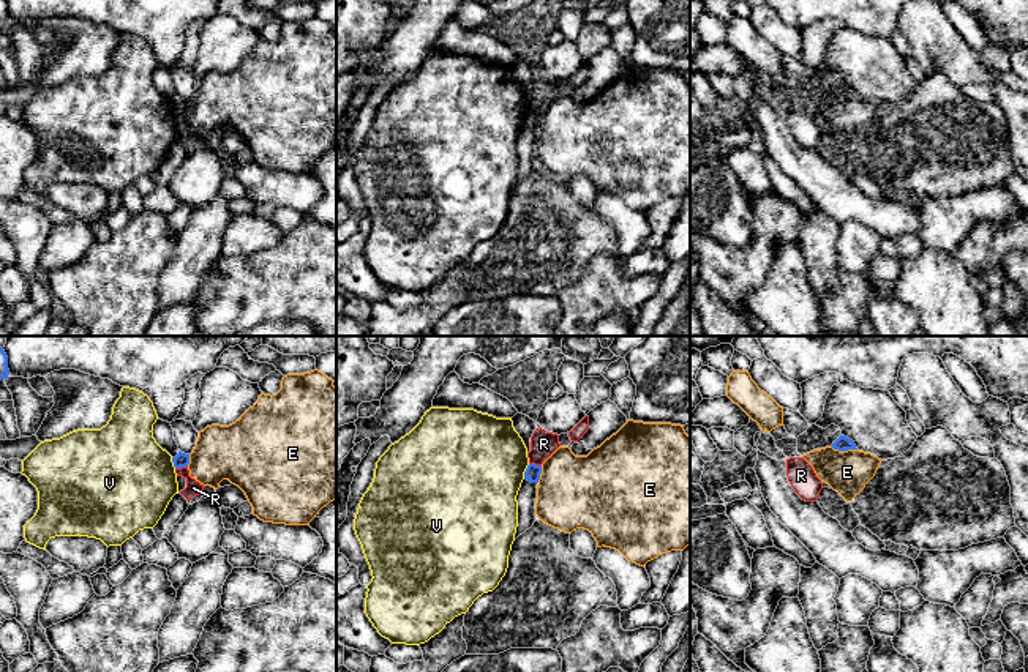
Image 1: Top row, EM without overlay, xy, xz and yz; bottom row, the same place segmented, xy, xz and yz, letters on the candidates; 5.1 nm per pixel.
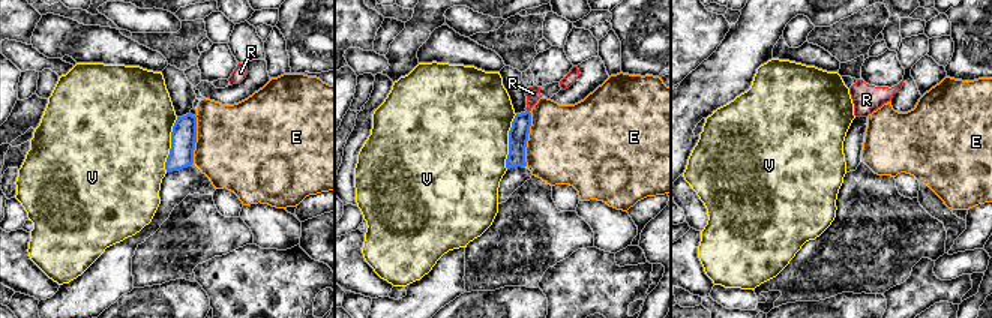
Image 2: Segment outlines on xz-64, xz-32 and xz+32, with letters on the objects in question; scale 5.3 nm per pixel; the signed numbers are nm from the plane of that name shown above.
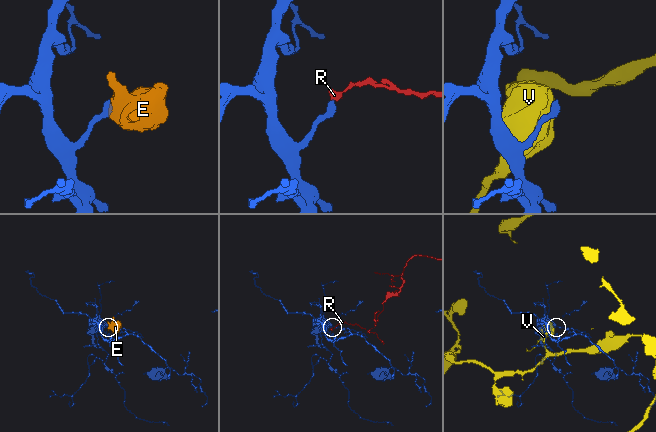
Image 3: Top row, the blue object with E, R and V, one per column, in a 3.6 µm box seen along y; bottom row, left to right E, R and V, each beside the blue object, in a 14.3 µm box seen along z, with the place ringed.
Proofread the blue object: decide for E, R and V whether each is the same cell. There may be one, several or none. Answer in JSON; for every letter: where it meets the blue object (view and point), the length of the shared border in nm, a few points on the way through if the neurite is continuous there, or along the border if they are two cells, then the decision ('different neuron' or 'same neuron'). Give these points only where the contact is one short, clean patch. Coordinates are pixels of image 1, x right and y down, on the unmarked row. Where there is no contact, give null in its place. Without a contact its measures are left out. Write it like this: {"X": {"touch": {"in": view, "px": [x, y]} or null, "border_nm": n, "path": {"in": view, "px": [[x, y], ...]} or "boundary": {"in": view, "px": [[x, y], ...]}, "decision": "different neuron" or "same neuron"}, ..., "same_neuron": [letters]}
{"E": {"touch": {"in": "yz", "px": [844, 97]}, "border_nm": 140, "boundary": {"in": "yz", "px": [[831, 92], [839, 97], [856, 97]]}, "decision": "different neuron"}, "R": {"touch": {"in": "xy", "px": [180, 114]}, "border_nm": 70, "boundary": {"in": "xy", "px": [[187, 112], [176, 115]]}, "decision": "different neuron"}, "V": {"touch": {"in": "xz", "px": [525, 119]}, "border_nm": 90, "decision": "different neuron"}, "same_neuron": []}

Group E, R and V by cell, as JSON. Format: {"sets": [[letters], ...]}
{"sets": [["E"], ["R"], ["V"]]}

